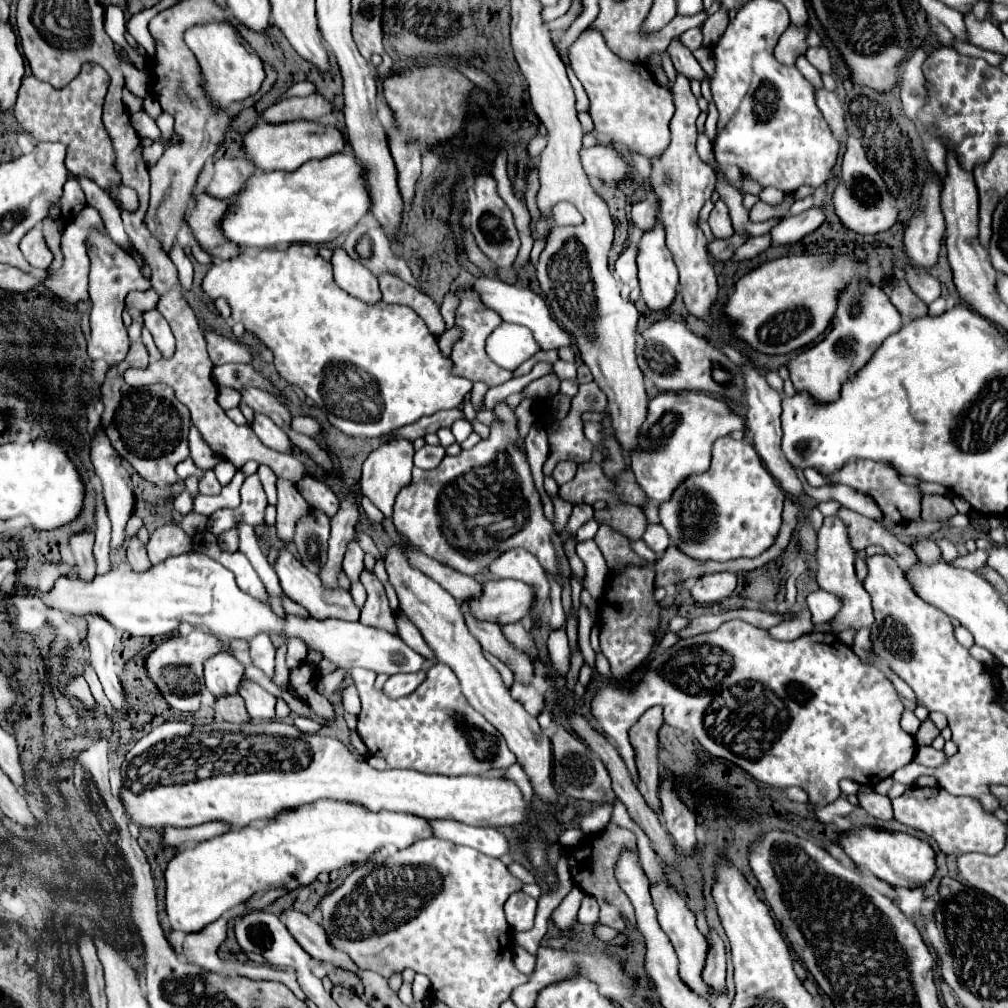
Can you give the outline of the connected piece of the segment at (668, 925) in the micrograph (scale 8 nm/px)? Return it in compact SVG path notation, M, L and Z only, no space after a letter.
M667 881L651 887L651 897L653 897L653 905L655 905L655 909L657 909L659 925L661 925L661 929L665 931L665 935L669 937L669 941L673 943L673 949L675 949L675 953L677 953L677 957L679 957L679 977L681 977L681 981L683 981L693 993L697 993L699 997L711 1001L713 989L711 989L711 985L707 985L707 983L703 981L703 977L701 977L701 973L703 973L703 969L705 969L705 959L707 959L707 941L705 941L705 937L701 935L701 931L699 931L697 925L695 925L695 915L687 909L685 899L679 897L679 895L667 885Z

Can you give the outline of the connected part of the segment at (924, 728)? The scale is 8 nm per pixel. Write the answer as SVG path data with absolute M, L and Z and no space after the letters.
M925 719L925 721L921 723L919 733L915 735L915 739L917 739L919 745L931 745L937 735L939 735L939 729L935 727L935 723L933 723L931 719Z

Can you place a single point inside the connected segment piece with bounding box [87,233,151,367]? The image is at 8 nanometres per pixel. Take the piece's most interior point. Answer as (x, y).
(113, 274)

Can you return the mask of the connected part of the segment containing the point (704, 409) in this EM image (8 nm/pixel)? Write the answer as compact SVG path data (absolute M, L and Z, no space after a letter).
M697 391L659 393L649 401L649 417L645 427L641 427L641 455L633 453L629 457L637 483L657 505L669 501L673 489L683 477L709 469L713 443L733 431L745 431L745 417L733 411L725 399Z

